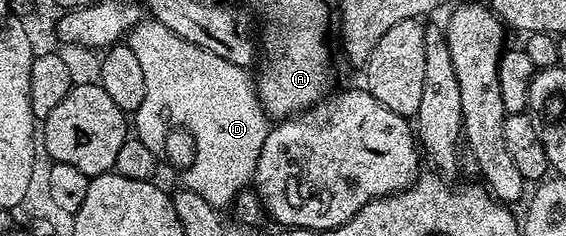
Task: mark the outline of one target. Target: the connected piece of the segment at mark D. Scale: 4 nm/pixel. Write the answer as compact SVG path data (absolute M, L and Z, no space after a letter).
M148 17L136 23L127 42L143 68L143 105L131 119L135 138L147 149L161 153L169 127L186 127L193 134L197 152L185 171L184 186L215 208L230 206L252 184L259 149L263 149L271 126L250 72L183 41L167 25Z

